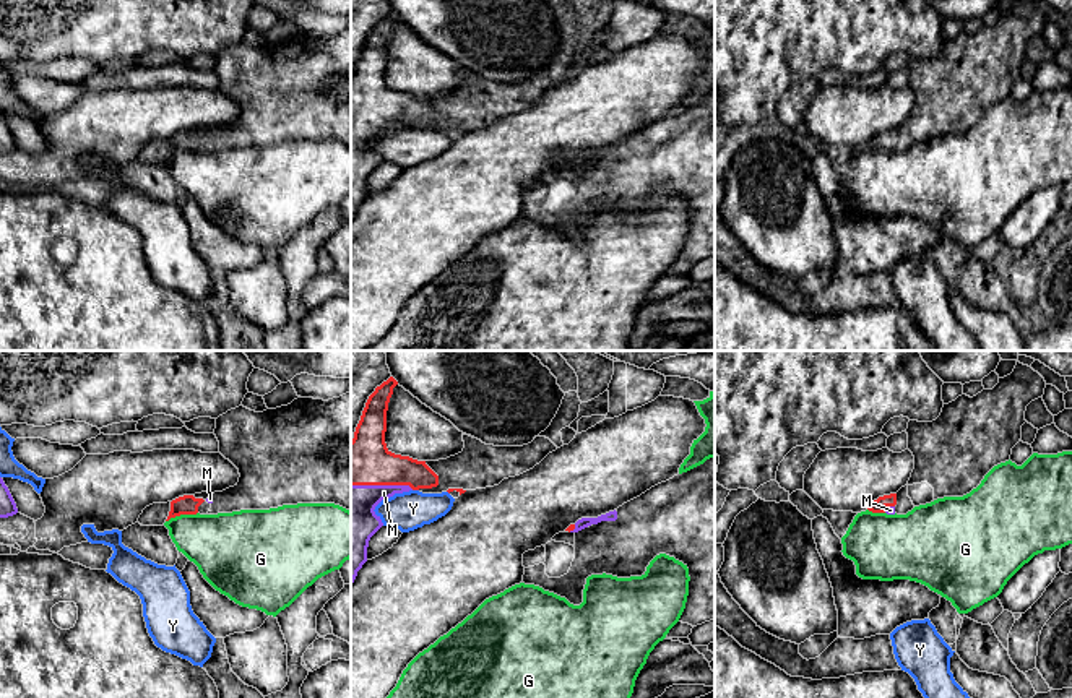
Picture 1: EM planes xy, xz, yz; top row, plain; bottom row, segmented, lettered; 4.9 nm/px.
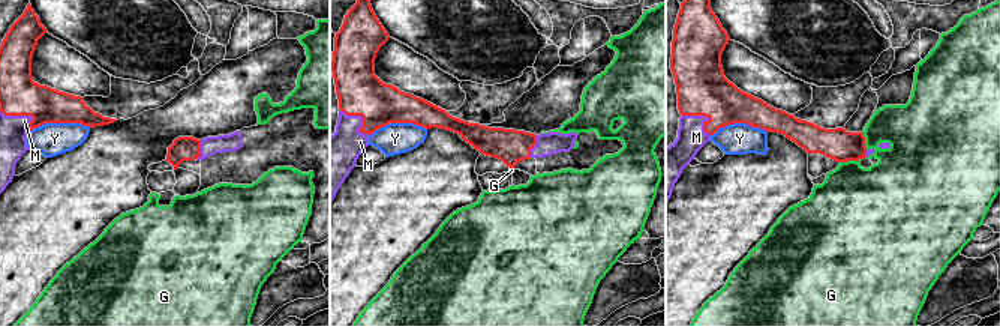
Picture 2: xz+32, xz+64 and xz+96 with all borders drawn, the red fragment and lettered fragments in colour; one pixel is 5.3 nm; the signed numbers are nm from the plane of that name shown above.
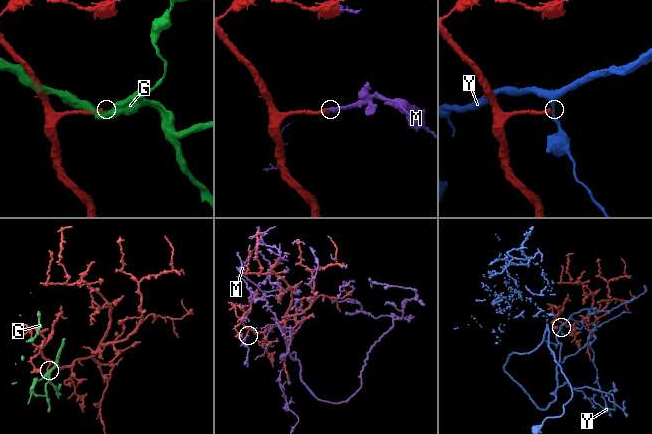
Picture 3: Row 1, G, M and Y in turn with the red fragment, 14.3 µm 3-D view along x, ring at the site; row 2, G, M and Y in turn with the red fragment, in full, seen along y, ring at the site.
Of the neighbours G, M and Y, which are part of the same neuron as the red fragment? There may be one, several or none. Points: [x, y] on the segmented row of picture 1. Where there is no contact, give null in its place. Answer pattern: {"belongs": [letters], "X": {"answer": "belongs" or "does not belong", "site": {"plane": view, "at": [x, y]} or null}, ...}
{"belongs": ["M"], "G": {"answer": "does not belong", "site": {"plane": "xy", "at": [181, 513]}}, "M": {"answer": "belongs", "site": {"plane": "xz", "at": [382, 484]}}, "Y": {"answer": "does not belong", "site": {"plane": "xz", "at": [416, 489]}}}

